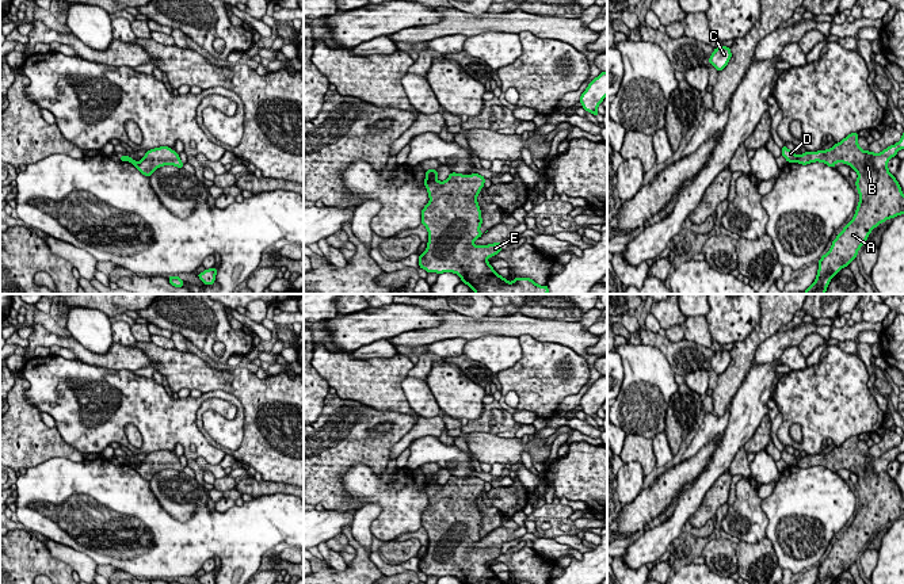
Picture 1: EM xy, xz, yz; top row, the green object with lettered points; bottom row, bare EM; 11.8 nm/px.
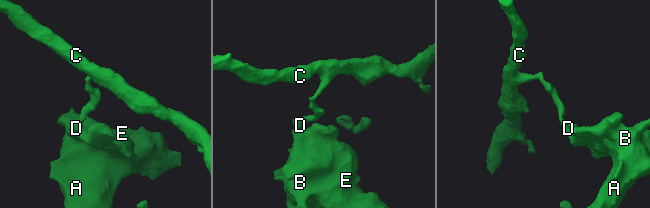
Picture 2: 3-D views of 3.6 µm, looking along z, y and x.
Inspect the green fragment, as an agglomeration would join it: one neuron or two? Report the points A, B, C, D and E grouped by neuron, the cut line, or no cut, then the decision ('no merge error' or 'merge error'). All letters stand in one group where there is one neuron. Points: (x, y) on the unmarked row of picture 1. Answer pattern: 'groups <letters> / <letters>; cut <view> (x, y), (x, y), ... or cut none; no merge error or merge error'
groups A B E / C D; cut xz (426, 483), (435, 484); merge error

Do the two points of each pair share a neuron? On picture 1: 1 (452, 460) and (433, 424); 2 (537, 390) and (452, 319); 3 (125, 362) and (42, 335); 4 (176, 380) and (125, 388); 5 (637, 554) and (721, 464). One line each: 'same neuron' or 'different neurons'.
1: different neurons
2: different neurons
3: same neuron
4: different neurons
5: same neuron

